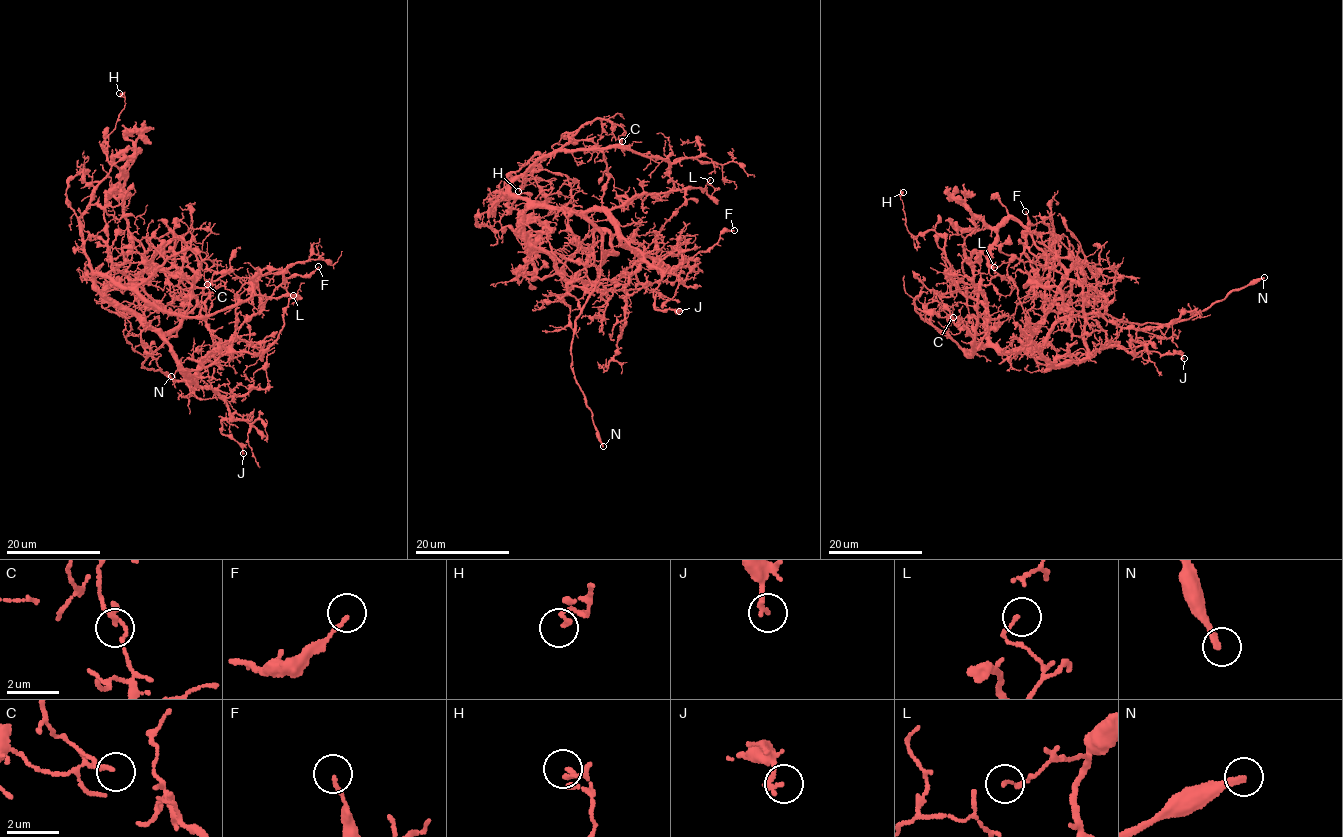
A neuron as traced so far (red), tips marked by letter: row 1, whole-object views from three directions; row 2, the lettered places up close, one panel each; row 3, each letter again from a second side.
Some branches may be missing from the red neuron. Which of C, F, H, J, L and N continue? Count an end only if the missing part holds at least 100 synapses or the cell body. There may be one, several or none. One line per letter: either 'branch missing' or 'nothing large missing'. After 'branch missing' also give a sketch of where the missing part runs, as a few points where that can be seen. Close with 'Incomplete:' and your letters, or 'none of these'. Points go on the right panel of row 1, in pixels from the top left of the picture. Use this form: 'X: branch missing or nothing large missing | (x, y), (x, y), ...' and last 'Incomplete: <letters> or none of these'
C: nothing large missing
F: nothing large missing
H: nothing large missing
J: nothing large missing
L: nothing large missing
N: branch missing
Incomplete: N

